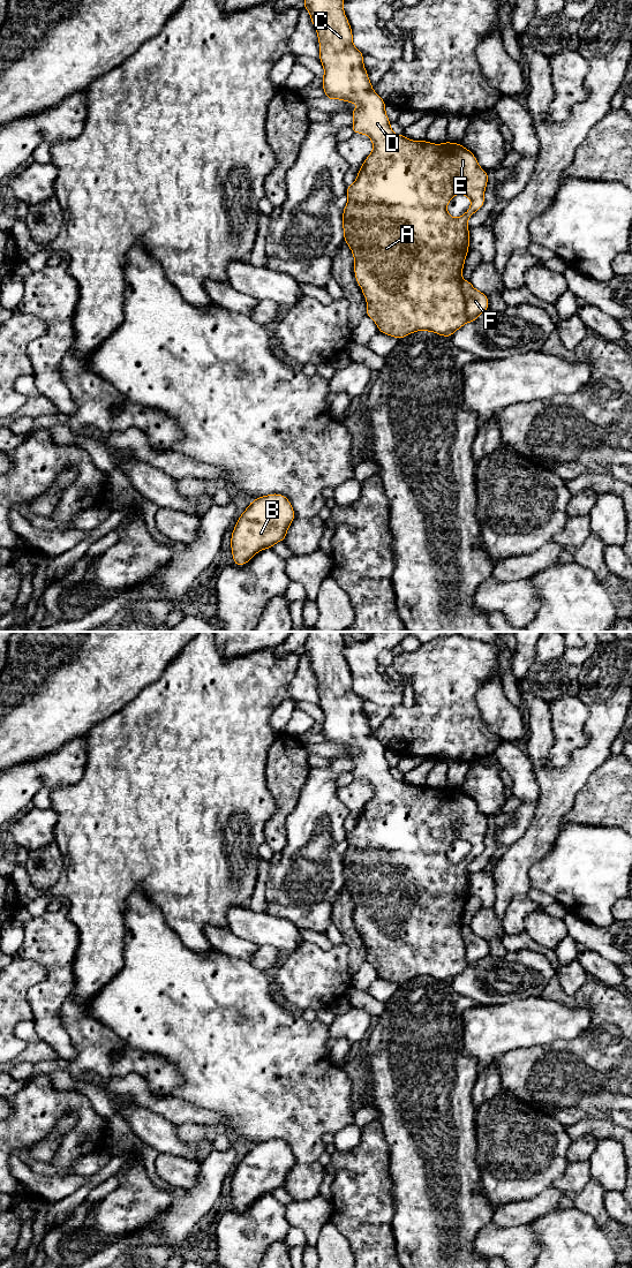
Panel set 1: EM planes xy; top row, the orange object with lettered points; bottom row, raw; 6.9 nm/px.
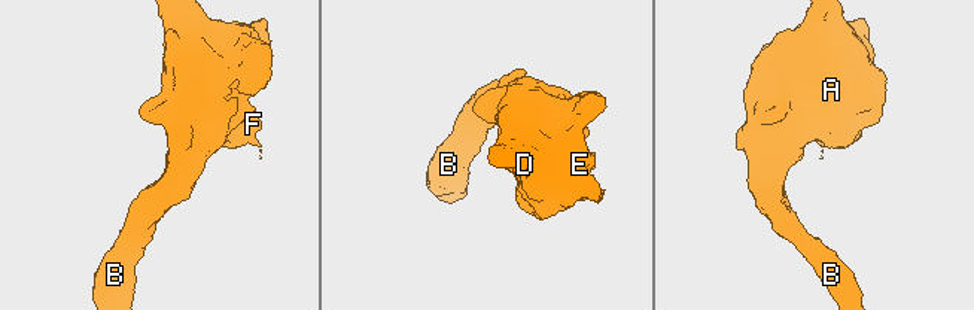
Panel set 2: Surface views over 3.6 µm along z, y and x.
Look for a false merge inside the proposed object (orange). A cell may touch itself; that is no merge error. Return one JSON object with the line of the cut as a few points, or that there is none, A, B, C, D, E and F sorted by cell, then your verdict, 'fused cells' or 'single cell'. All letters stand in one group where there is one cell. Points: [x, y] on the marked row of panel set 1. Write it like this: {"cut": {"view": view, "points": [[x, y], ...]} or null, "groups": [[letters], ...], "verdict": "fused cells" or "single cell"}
{"cut": null, "groups": [["A", "B", "C", "D", "E", "F"]], "verdict": "single cell"}

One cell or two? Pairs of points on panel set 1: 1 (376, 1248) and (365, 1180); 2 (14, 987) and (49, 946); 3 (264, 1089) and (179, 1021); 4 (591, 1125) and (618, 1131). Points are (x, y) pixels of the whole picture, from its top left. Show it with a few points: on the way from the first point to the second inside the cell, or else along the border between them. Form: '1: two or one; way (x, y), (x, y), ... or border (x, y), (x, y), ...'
1: one; way (369, 1231), (365, 1221), (365, 1198)
2: two; border (16, 955), (36, 961), (45, 971), (46, 976)
3: one; way (243, 1069), (200, 1026)
4: one; way (597, 1129), (611, 1131)

